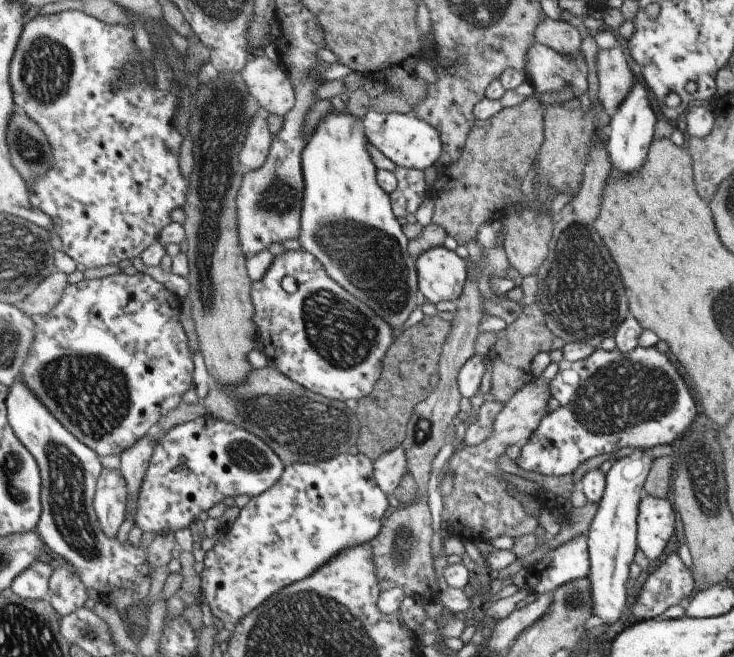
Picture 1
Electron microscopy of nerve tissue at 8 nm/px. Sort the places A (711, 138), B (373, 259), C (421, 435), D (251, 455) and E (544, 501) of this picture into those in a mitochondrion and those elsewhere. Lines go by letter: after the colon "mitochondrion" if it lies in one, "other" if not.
A: other
B: mitochondrion
C: mitochondrion
D: mitochondrion
E: other

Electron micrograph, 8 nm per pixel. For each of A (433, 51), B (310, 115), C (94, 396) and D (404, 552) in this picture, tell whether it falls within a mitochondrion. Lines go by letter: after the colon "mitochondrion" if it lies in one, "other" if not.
A: other
B: other
C: mitochondrion
D: mitochondrion

